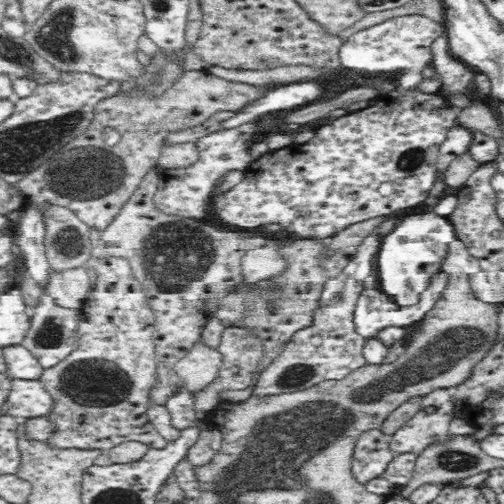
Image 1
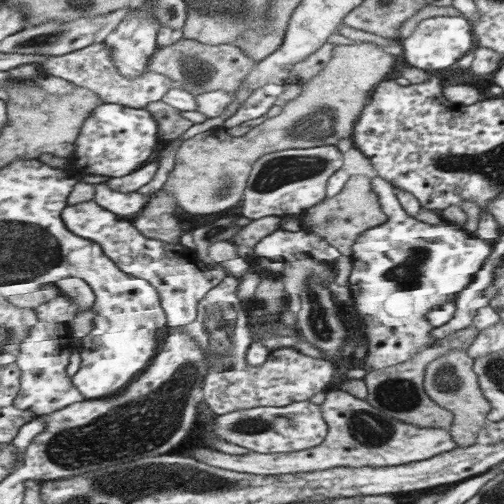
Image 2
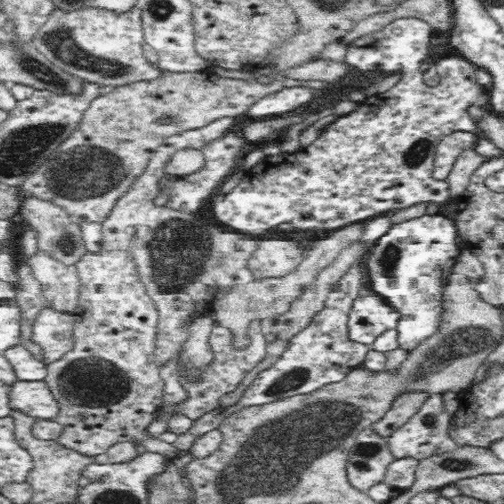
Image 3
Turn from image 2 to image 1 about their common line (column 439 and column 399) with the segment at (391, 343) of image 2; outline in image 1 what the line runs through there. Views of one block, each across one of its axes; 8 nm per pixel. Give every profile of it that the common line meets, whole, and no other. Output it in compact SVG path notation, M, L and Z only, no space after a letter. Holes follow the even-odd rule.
M406 214L396 222L396 228L384 236L380 242L380 252L376 260L376 268L380 270L380 290L390 294L390 298L398 306L418 306L422 294L430 286L432 278L442 272L442 262L446 260L446 252L450 242L454 242L456 230L454 224L438 214Z

